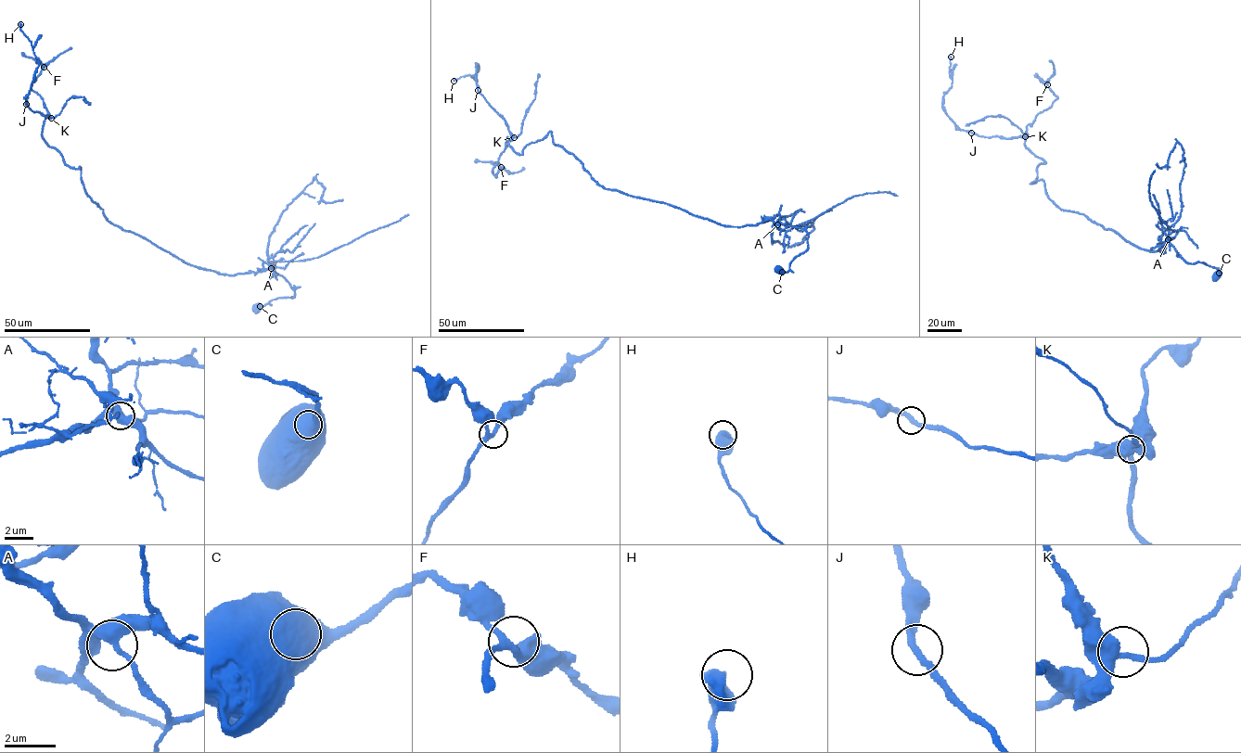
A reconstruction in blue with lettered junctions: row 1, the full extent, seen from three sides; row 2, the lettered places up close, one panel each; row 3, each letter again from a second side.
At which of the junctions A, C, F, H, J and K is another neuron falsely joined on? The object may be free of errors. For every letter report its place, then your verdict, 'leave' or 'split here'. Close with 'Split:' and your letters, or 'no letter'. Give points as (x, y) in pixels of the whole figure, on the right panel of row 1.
A: (1168, 239) | leave
C: (1219, 273) | leave
F: (1047, 84) | leave
H: (951, 57) | leave
J: (971, 133) | leave
K: (1025, 136) | leave
Split: no letter

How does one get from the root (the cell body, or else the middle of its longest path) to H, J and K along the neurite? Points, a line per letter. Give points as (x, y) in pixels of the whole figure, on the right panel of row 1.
H: (1217, 276), (1058, 207), (1029, 184), (1046, 163), (1026, 134), (956, 127), (951, 57)
J: (1217, 276), (1167, 239), (1163, 253), (1141, 248), (1058, 207), (1029, 184), (1046, 163), (1026, 134), (971, 133)
K: (1217, 276), (1167, 239), (1163, 253), (1141, 248), (1058, 207), (1043, 180), (1029, 184), (1046, 163), (1025, 136)

